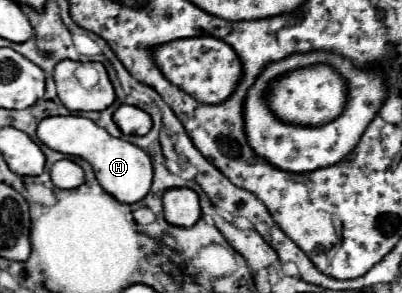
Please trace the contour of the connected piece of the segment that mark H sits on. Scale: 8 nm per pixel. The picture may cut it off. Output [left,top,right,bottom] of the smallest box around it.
[37,115,153,205]

